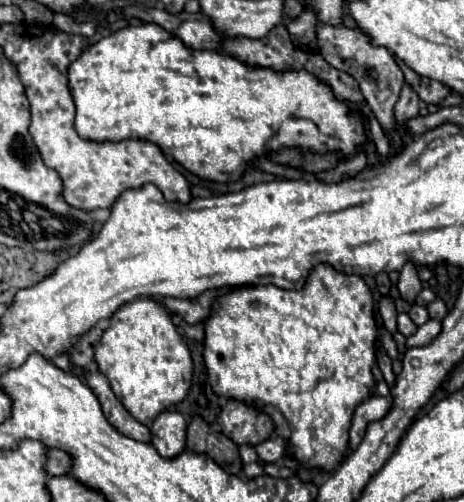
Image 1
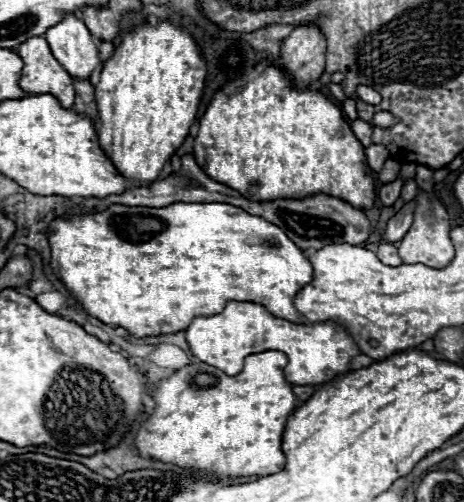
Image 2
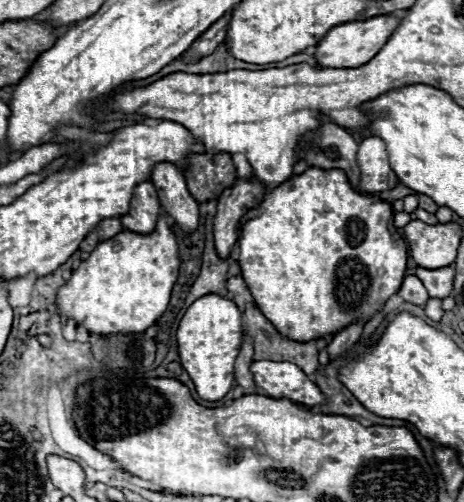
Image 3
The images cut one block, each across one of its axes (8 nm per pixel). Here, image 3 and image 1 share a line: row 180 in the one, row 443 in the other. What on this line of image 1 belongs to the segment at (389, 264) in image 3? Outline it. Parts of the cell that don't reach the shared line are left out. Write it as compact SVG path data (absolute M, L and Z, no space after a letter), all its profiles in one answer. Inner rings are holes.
M318 264L310 272L310 276L306 280L306 286L302 290L282 290L282 288L276 288L272 284L234 288L234 290L230 290L228 294L220 296L214 302L212 314L204 322L204 330L206 330L204 362L206 362L206 370L208 370L208 382L214 390L214 394L226 396L226 398L232 398L232 400L242 400L244 404L254 404L254 408L262 408L262 412L266 412L274 420L276 434L282 440L286 440L286 456L294 458L300 466L304 466L304 468L324 468L324 472L332 472L334 468L338 468L344 462L344 458L346 458L344 452L348 450L348 430L350 430L350 424L352 424L354 408L362 400L370 398L370 394L372 394L372 386L374 386L372 366L376 362L376 340L378 340L374 300L372 300L370 288L366 286L366 282L360 276L340 274L330 264Z

